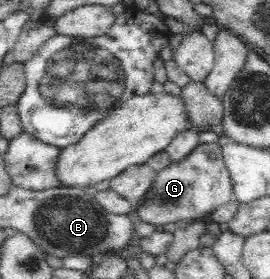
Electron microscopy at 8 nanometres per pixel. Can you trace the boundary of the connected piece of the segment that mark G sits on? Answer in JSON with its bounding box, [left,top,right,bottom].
[137,143,233,228]

